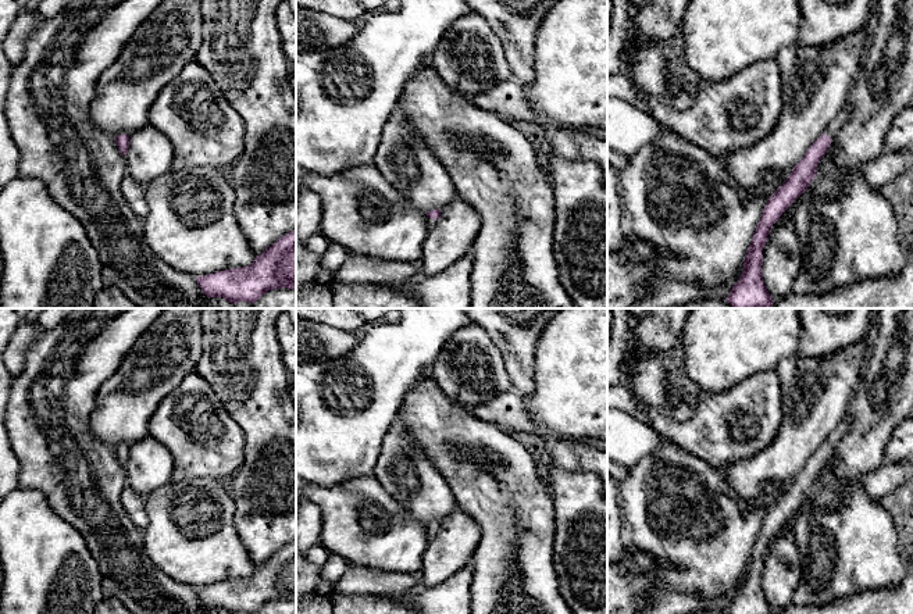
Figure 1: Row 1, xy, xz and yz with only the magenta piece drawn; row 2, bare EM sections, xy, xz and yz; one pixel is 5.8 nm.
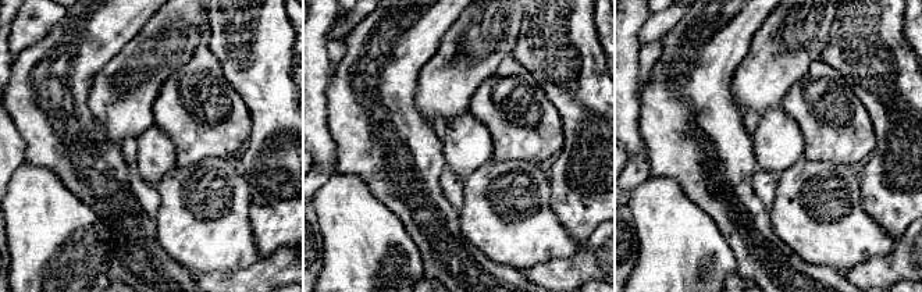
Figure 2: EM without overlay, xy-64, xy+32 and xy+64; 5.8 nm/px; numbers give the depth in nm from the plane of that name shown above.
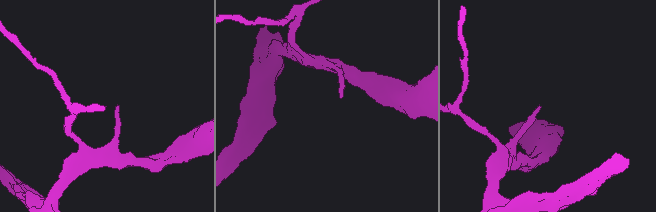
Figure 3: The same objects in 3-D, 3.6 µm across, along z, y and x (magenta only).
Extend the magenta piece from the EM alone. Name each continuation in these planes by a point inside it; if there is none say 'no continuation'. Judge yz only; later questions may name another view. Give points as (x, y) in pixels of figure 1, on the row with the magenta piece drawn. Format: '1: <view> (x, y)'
1: yz (842, 117)

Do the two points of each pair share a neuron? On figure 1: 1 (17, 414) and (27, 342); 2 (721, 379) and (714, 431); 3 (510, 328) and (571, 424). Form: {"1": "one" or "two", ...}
{"1": "two", "2": "two", "3": "two"}

